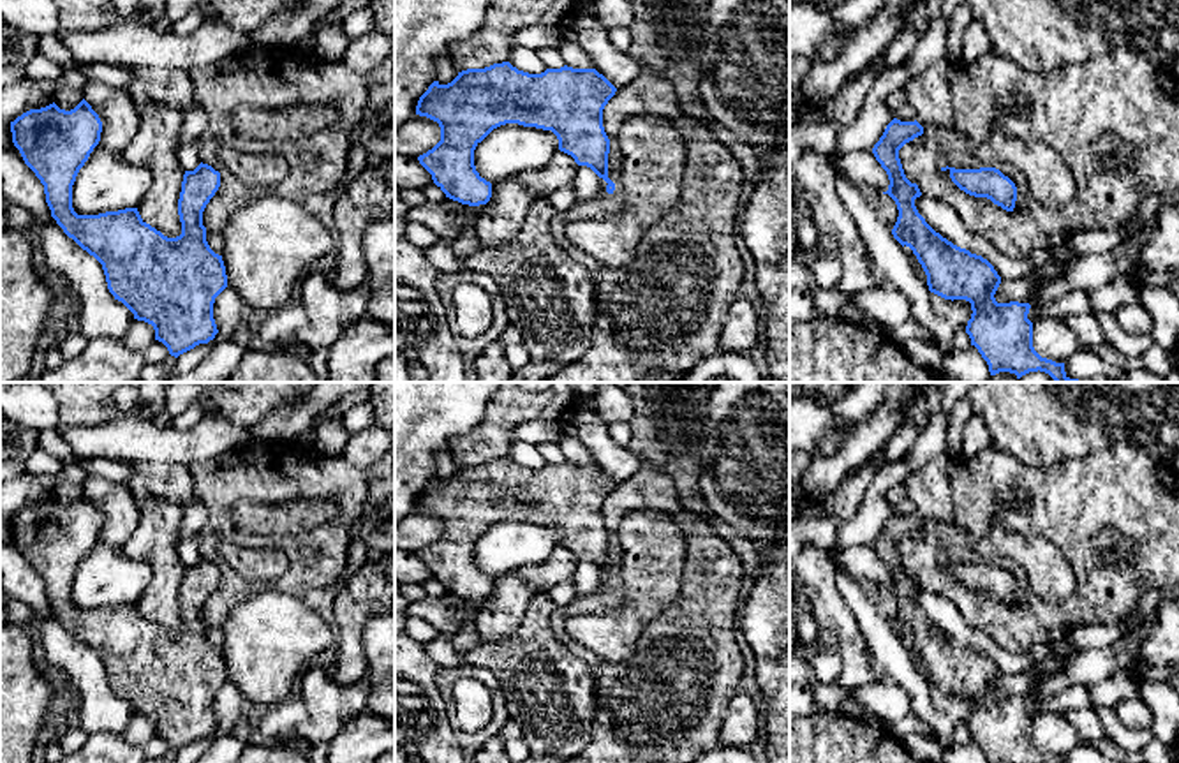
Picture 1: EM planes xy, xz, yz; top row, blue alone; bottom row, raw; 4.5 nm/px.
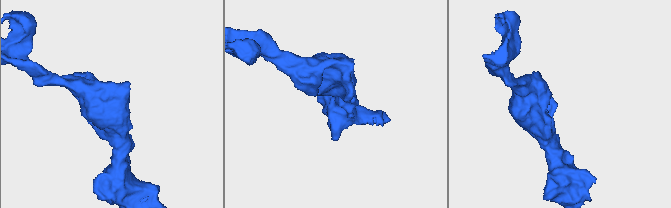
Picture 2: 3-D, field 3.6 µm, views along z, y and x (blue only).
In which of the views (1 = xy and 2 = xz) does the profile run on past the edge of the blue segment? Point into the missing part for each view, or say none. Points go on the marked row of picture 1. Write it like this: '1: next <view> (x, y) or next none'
1: next none
2: next none

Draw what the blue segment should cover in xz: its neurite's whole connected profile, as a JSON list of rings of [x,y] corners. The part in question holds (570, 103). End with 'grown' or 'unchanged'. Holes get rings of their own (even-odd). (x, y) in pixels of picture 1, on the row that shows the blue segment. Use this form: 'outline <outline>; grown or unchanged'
outline [[[502,62],[462,70],[448,85],[434,81],[418,100],[416,115],[441,127],[441,141],[418,160],[446,197],[469,206],[486,204],[492,183],[476,171],[474,150],[493,129],[518,123],[552,130],[559,150],[590,167],[613,194],[603,109],[615,92],[596,69],[564,65],[529,74]]]; unchanged

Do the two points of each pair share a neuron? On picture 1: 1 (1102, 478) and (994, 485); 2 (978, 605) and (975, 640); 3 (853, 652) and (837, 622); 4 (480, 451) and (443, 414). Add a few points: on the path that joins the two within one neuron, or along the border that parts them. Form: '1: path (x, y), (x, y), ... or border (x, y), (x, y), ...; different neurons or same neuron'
1: path (1075, 483), (1021, 483); same neuron
2: border (949, 598), (971, 626), (984, 629), (1012, 651); different neurons
3: path (852, 645), (845, 629); same neuron
4: border (489, 402), (483, 418), (457, 436), (448, 448); different neurons

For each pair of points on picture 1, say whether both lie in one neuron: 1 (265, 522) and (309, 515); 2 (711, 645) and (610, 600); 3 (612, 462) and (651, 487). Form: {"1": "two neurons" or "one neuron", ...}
{"1": "one neuron", "2": "one neuron", "3": "two neurons"}

